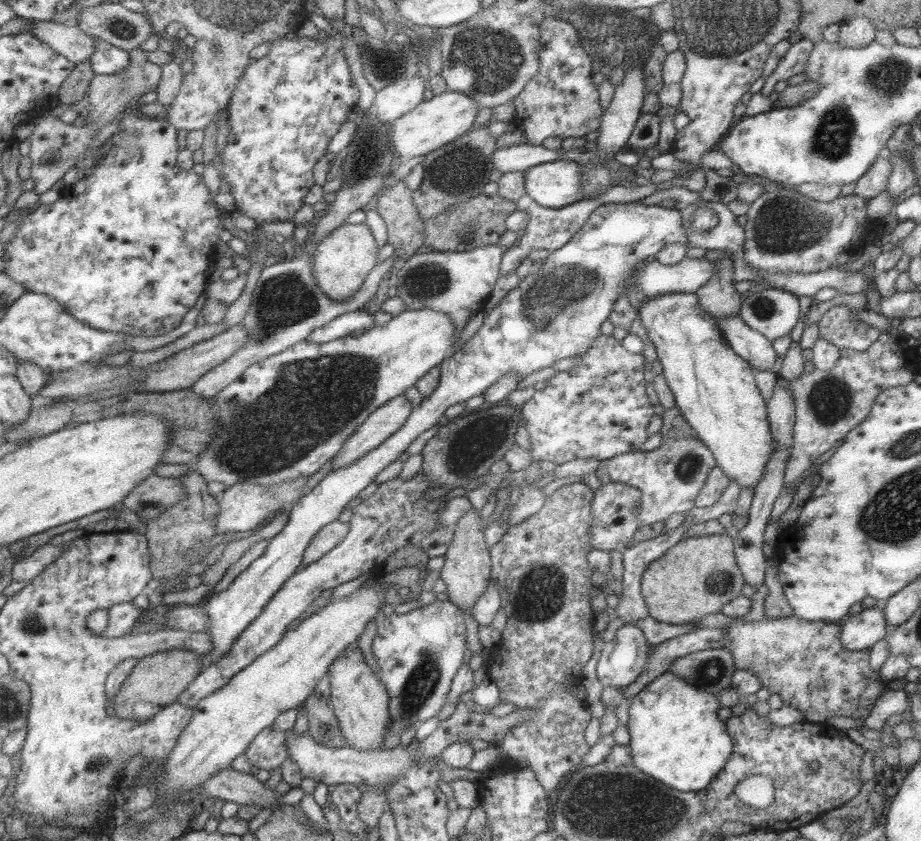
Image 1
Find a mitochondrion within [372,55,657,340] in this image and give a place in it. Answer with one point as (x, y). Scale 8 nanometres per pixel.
(430, 281)

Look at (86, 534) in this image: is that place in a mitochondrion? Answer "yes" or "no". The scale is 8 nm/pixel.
no

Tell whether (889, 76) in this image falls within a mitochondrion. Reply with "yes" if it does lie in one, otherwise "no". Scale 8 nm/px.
yes

